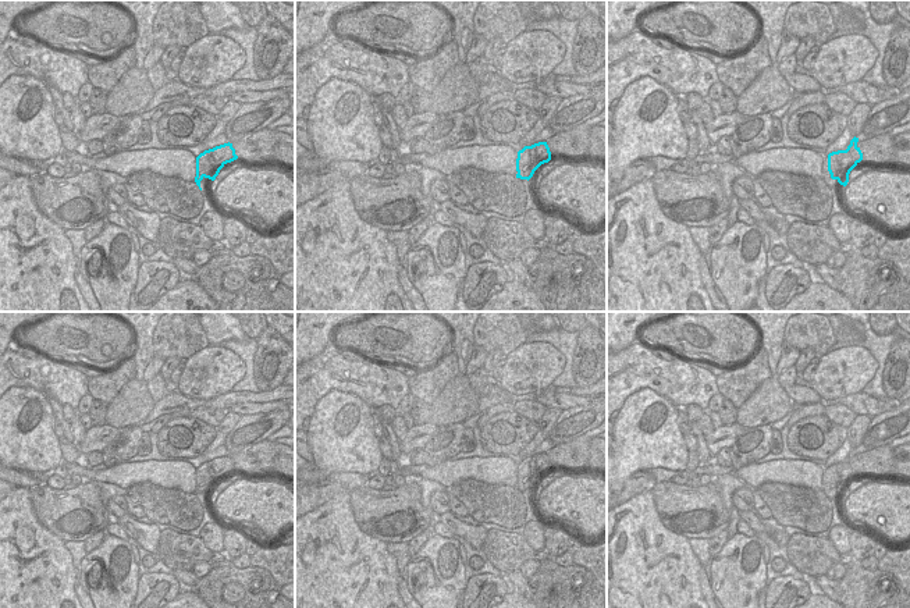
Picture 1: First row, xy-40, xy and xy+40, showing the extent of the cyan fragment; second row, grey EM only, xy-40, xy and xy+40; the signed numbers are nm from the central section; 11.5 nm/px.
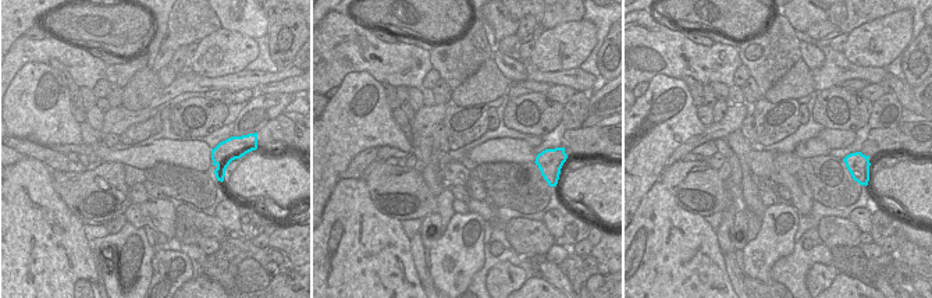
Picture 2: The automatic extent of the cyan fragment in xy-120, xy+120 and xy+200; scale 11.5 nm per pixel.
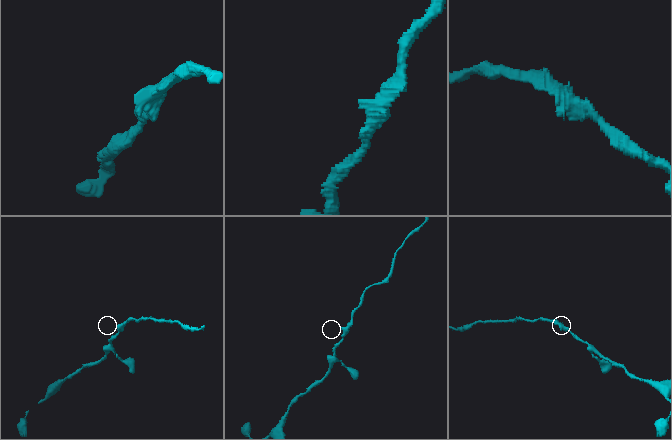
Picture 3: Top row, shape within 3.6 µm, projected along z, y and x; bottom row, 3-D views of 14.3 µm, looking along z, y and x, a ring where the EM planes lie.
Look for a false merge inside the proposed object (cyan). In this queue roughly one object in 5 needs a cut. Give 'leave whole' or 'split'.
leave whole

